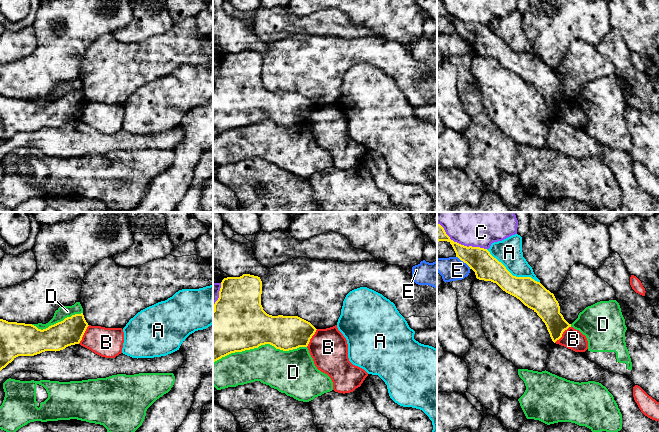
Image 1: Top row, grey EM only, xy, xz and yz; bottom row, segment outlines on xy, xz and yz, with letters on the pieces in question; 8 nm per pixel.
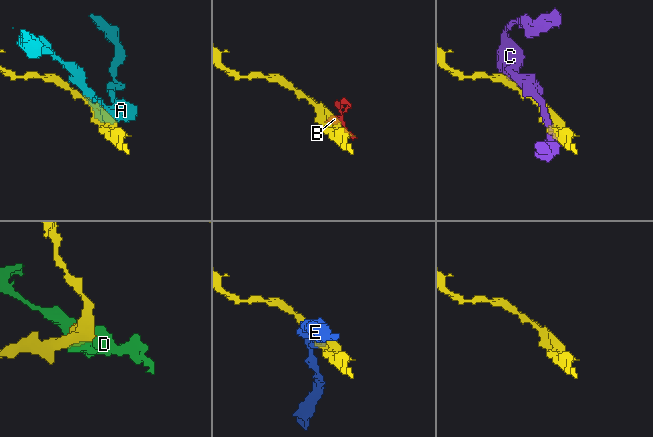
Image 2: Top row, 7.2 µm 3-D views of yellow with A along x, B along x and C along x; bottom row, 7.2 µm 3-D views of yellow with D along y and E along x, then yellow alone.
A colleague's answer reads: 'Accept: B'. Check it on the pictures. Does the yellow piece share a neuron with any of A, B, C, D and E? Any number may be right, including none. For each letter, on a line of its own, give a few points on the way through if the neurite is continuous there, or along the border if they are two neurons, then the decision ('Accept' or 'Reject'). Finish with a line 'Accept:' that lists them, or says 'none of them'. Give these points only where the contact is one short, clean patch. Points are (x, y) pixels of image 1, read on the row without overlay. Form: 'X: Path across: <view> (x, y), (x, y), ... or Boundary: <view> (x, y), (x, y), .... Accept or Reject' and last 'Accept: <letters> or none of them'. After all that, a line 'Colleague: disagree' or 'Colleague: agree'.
A: Reject
B: Boundary: yz (570, 102), (554, 118). Reject
C: Reject
D: Reject
E: Reject
Accept: none of them
Colleague: disagree

